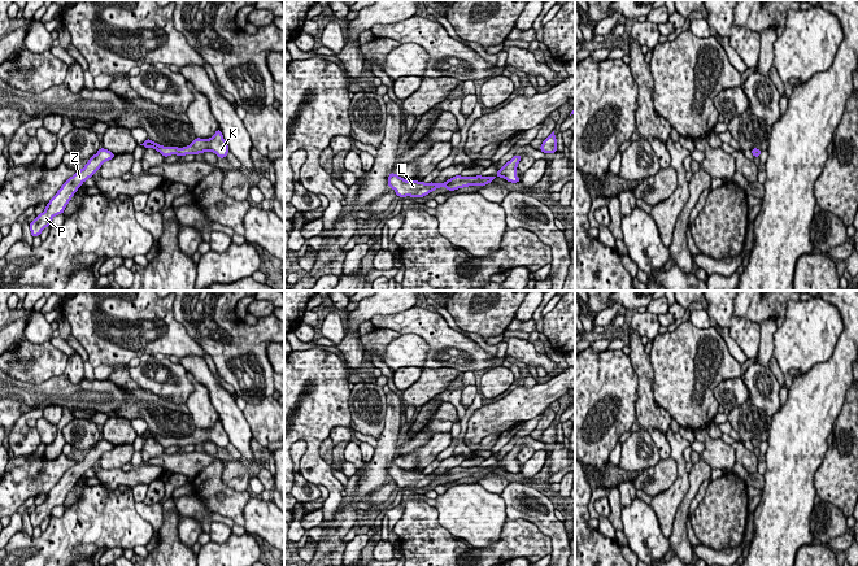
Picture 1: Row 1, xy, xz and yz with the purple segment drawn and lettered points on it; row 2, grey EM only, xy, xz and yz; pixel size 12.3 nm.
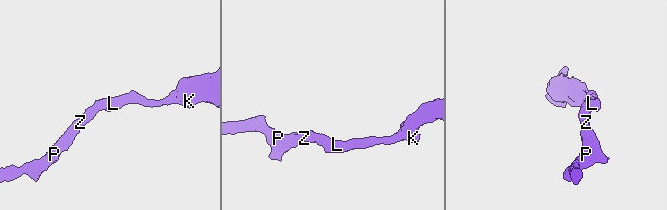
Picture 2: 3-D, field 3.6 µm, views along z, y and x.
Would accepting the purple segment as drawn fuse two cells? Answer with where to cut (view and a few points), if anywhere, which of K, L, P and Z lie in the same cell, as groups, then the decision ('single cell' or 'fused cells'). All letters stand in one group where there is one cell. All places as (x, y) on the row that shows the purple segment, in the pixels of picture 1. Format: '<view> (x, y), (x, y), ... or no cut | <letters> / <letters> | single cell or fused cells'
no cut | K L P Z | single cell

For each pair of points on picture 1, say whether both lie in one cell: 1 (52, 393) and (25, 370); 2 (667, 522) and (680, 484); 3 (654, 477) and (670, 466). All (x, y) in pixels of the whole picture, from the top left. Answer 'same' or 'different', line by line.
1: different
2: same
3: same

